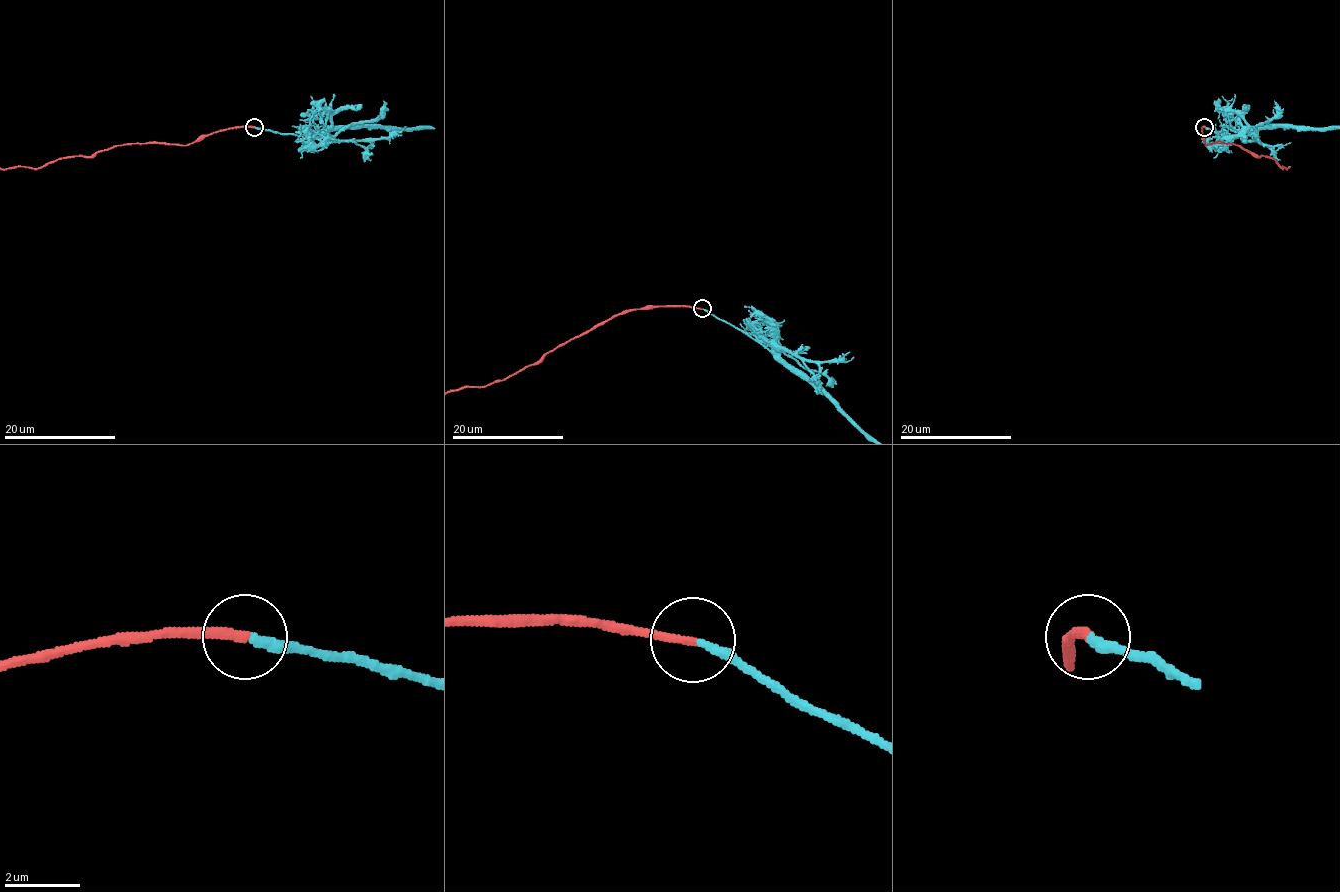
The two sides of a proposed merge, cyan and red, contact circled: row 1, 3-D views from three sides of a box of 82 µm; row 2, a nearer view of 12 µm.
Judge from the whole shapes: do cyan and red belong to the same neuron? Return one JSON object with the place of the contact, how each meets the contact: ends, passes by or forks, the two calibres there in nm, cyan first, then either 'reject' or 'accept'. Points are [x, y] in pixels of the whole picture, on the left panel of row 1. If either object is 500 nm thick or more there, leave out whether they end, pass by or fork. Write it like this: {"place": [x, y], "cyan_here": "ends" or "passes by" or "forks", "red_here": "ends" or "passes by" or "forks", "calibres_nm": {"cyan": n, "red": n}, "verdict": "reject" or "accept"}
{"place": [254, 127], "cyan_here": "ends", "red_here": "ends", "calibres_nm": {"cyan": 240, "red": 240}, "verdict": "accept"}

